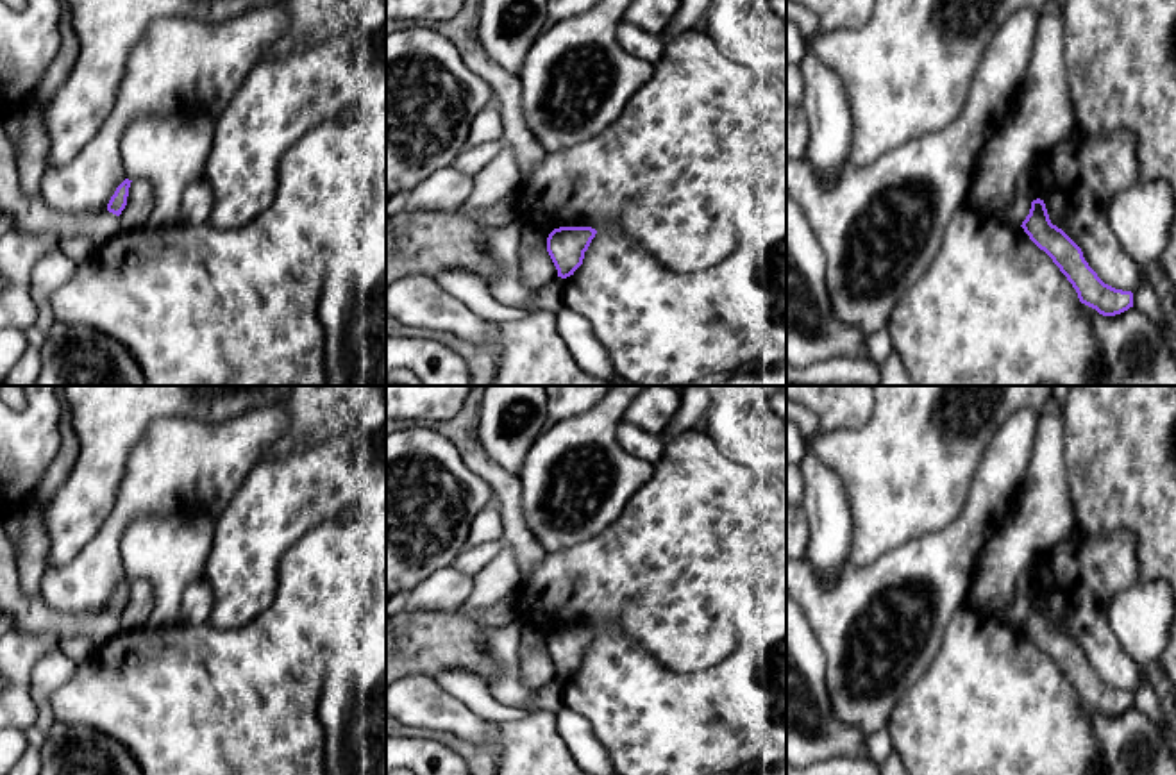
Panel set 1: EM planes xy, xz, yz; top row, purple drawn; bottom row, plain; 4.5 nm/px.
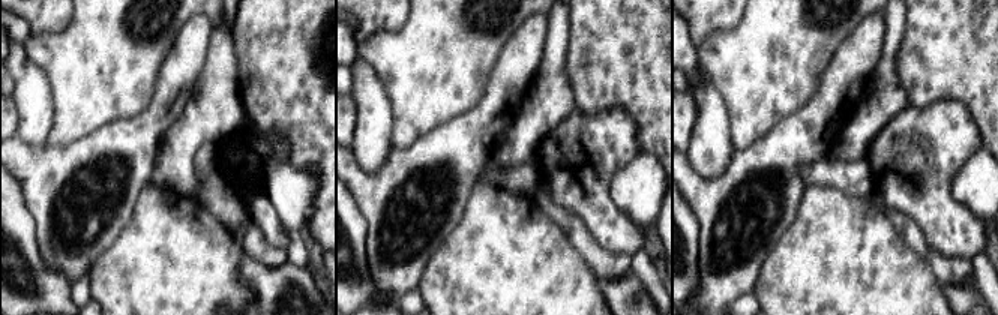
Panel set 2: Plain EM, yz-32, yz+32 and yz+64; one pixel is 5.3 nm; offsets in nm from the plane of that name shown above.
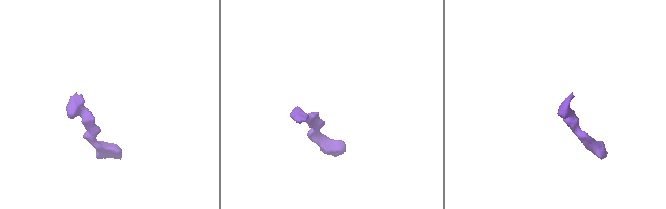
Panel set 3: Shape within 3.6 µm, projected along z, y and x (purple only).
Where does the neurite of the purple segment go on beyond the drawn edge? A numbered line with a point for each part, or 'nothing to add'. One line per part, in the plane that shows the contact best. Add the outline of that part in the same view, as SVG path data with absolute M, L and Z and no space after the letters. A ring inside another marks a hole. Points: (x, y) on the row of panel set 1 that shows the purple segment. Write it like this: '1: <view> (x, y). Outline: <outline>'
nothing to add

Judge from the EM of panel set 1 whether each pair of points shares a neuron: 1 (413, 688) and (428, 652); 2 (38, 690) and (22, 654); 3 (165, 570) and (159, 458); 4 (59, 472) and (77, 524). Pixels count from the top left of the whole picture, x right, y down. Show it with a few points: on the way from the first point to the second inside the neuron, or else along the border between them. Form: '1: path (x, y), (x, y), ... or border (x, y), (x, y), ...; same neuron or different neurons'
1: border (433, 675), (408, 674), (404, 677); different neurons
2: border (58, 647), (33, 670), (29, 695), (36, 718); different neurons
3: border (190, 513), (142, 513), (124, 531); different neurons
4: border (79, 441), (75, 463), (45, 509); different neurons

